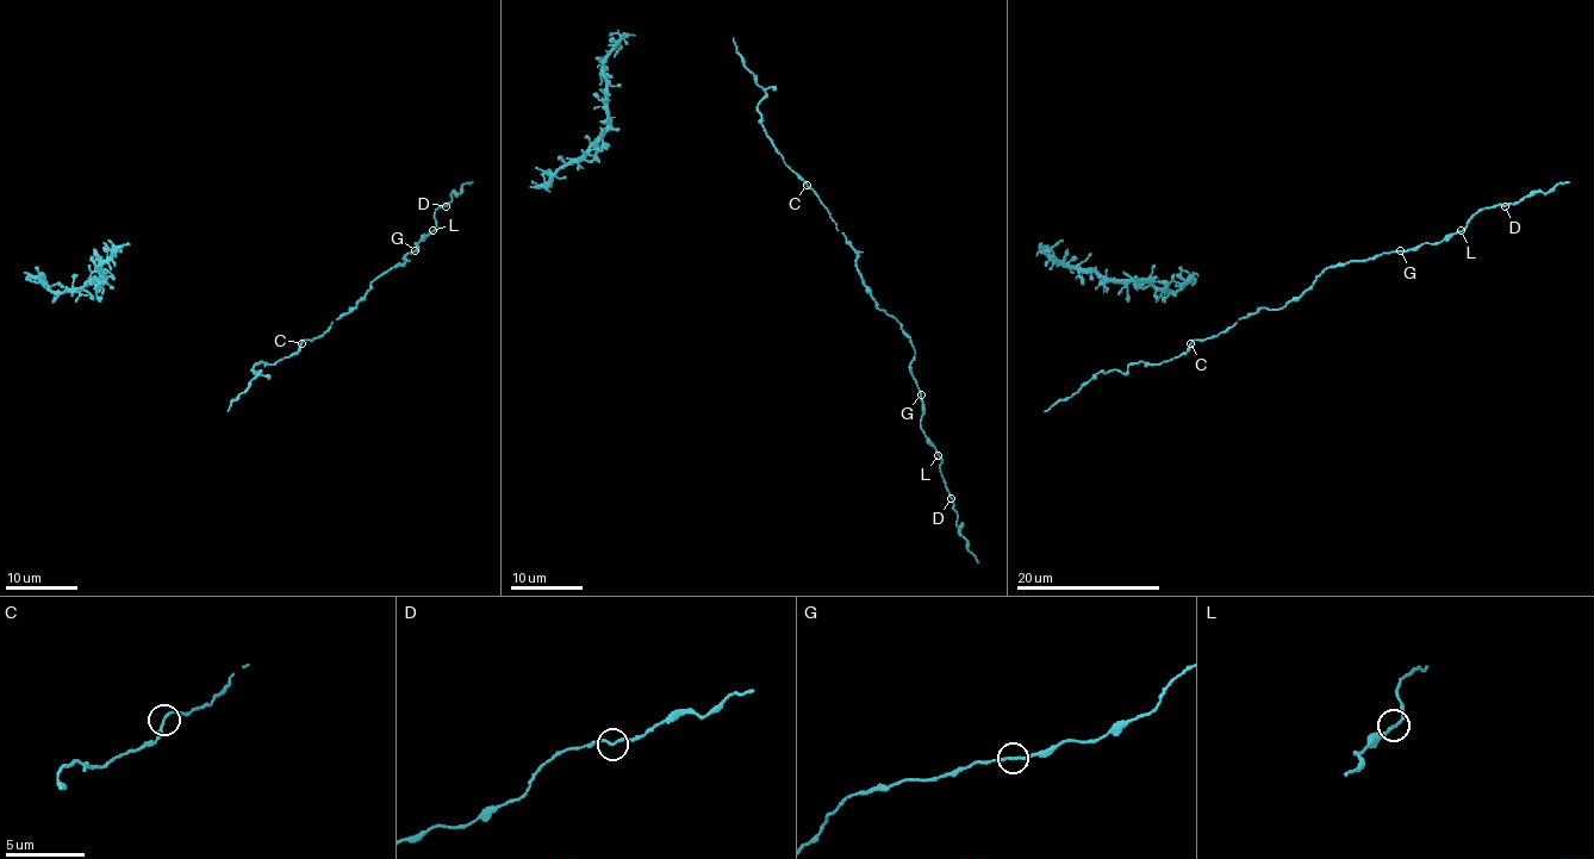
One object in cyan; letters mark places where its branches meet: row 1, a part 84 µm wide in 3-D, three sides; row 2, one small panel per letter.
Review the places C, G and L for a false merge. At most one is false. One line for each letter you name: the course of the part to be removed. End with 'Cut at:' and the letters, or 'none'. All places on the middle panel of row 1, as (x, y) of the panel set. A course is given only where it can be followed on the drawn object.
Cut at: none

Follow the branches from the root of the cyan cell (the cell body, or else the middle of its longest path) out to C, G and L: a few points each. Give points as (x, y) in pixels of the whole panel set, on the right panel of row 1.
C: (1237, 321), (1216, 335), (1190, 342)
G: (1237, 321), (1261, 309), (1278, 310), (1286, 306), (1326, 267), (1367, 261), (1384, 253), (1400, 250)
L: (1237, 321), (1261, 309), (1278, 310), (1286, 306), (1326, 267), (1367, 261), (1384, 253), (1418, 249), (1462, 231)

